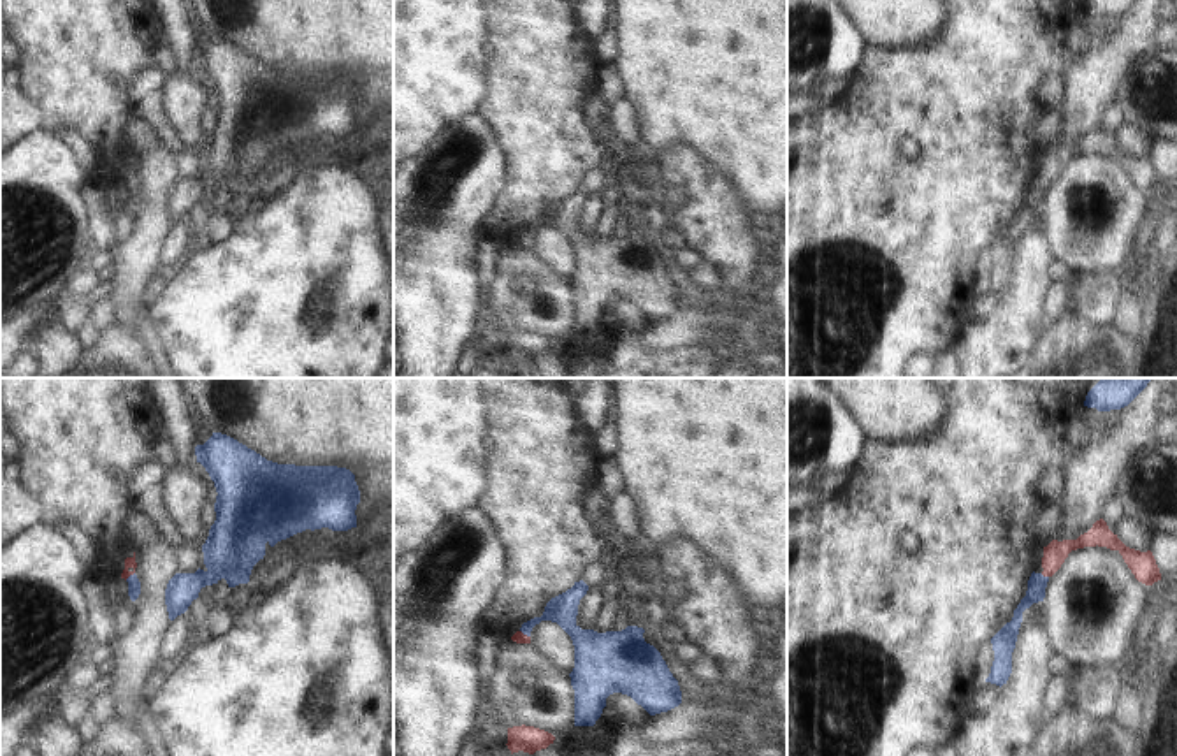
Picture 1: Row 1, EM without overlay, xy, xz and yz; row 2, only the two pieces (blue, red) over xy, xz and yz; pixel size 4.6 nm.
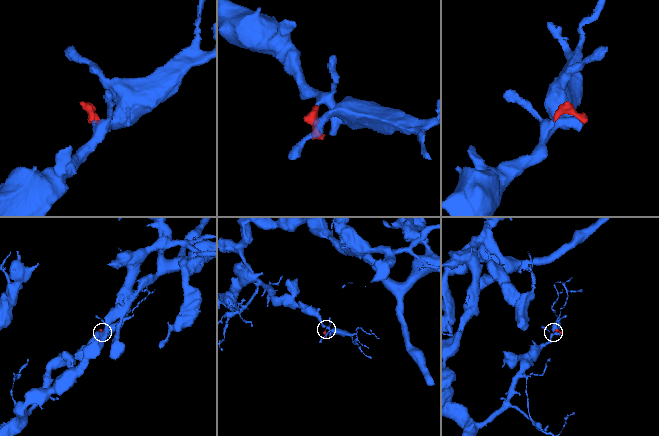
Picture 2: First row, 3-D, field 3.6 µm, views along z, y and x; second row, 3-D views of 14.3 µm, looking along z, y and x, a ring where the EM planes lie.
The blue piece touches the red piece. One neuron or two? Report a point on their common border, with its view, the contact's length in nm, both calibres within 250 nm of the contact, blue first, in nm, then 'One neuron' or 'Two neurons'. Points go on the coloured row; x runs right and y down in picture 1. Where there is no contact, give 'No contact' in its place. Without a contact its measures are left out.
Touches blue at xy (130, 575). Shared border 60 nm. Thickness 60 nm (blue) against 50 nm. One neuron.

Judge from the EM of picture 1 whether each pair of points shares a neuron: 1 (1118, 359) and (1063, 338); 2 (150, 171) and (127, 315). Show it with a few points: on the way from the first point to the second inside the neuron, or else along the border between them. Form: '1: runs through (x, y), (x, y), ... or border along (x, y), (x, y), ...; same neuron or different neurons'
1: runs through (1104, 359), (1084, 359), (1077, 352); same neuron
2: runs through (150, 206), (150, 229), (130, 264), (129, 280); same neuron

